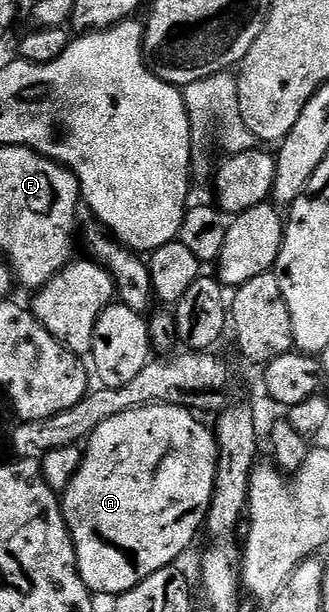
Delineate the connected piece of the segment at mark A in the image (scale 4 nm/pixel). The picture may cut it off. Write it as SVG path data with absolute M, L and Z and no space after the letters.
M161 404L137 406L134 410L125 410L116 416L112 416L112 420L104 420L104 424L100 424L90 433L90 437L84 446L82 462L78 465L78 471L72 476L68 488L61 491L60 501L66 527L70 529L70 535L74 541L78 571L84 580L84 584L90 589L91 595L112 594L111 596L119 596L136 588L146 577L160 572L165 566L175 565L179 561L177 558L193 544L198 530L200 534L203 529L216 484L218 448L213 429L209 425L206 427L200 419L194 418L194 413L193 409L185 406L164 406Z

